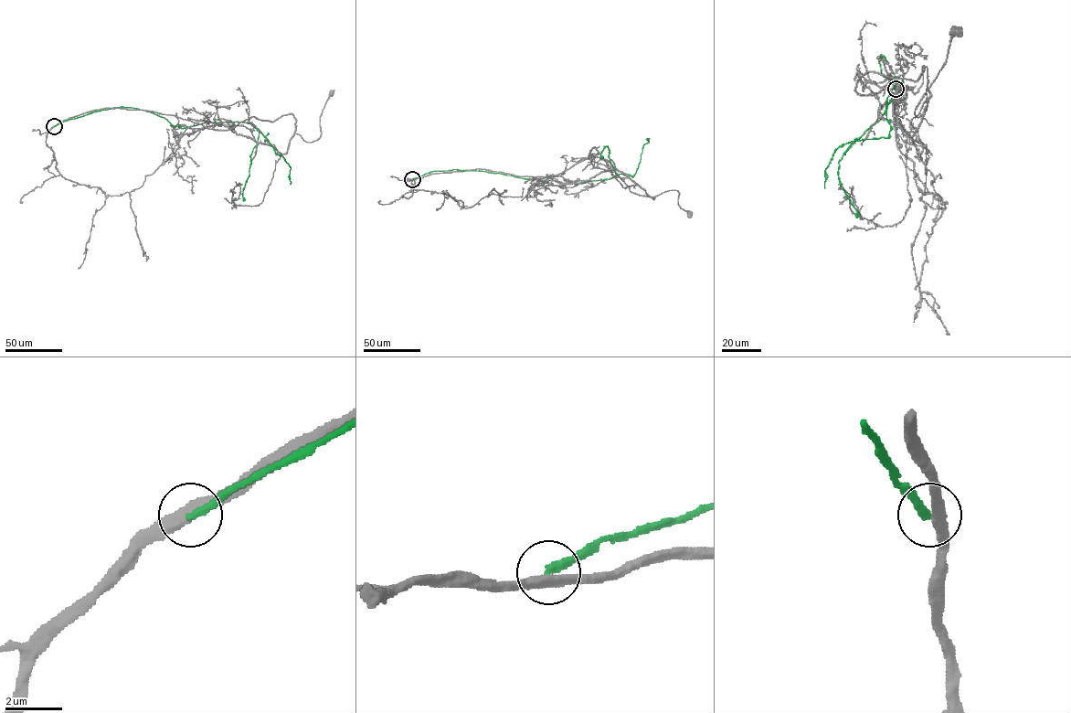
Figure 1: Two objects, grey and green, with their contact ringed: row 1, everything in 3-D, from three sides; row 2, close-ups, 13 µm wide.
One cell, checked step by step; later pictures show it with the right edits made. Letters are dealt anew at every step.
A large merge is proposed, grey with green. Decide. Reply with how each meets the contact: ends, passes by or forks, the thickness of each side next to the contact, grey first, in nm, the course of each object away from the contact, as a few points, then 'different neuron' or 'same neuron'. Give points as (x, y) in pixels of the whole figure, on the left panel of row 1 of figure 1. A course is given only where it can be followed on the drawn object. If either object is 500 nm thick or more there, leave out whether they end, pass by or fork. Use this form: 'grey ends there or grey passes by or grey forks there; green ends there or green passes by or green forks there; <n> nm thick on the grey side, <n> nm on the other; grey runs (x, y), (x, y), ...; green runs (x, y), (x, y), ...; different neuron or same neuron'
grey passes by; green ends there; 400 nm thick on the grey side, 260 nm on the other; grey runs (54, 126), (107, 108), (218, 130), (291, 114), (294, 133), (312, 142), (332, 94); green runs (54, 126), (120, 107), (152, 112), (182, 128), (207, 122), (247, 122), (291, 167), (290, 184); different neuron

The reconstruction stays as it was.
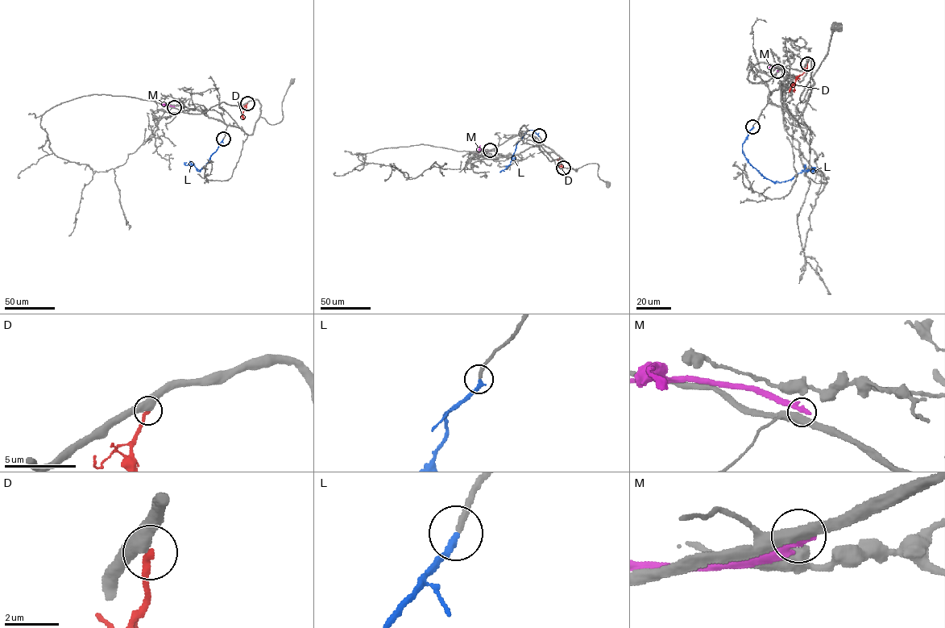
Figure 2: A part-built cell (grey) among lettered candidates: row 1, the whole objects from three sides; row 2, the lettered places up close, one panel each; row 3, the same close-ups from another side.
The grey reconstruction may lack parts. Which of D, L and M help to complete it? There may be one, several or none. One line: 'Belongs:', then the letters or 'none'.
Belongs: L

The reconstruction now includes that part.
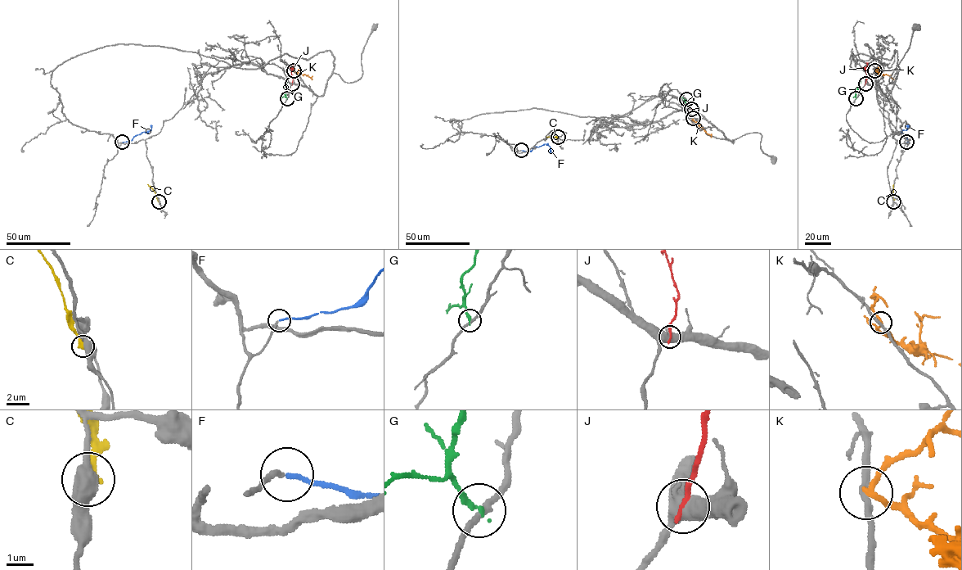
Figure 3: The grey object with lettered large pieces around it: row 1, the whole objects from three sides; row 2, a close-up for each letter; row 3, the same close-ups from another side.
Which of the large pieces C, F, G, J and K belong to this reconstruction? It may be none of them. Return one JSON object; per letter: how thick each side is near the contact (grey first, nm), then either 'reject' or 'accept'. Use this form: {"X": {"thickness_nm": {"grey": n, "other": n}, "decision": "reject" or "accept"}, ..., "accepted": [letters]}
{"C": {"thickness_nm": {"grey": 480, "other": 400}, "decision": "reject"}, "F": {"thickness_nm": {"grey": 180, "other": 150}, "decision": "accept"}, "G": {"thickness_nm": {"grey": 240, "other": 190}, "decision": "reject"}, "J": {"thickness_nm": {"grey": 550, "other": 200}, "decision": "reject"}, "K": {"thickness_nm": {"grey": 240, "other": 190}, "decision": "reject"}, "accepted": ["F"]}

